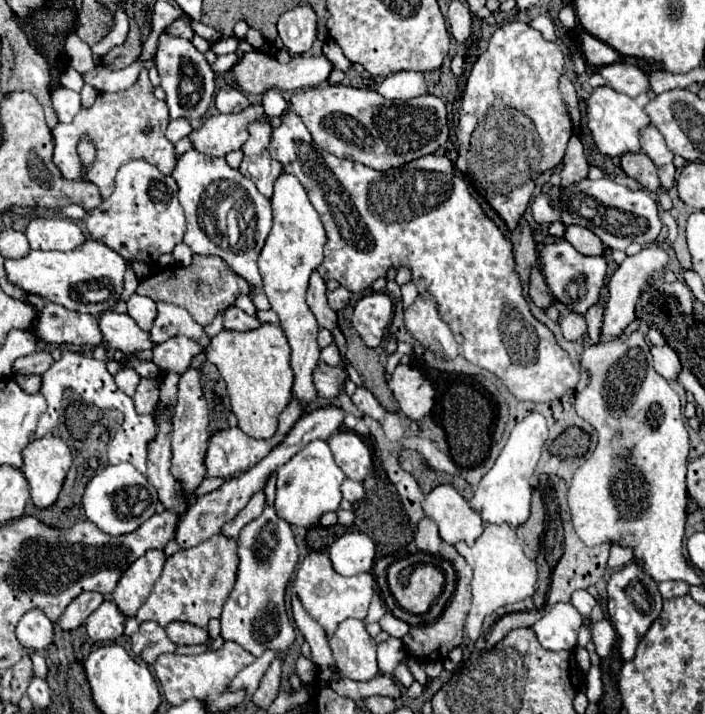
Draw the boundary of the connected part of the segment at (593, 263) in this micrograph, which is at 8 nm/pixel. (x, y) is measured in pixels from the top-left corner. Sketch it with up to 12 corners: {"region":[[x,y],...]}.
{"region":[[568,241],[538,245],[554,299],[584,315],[606,279],[604,257]]}

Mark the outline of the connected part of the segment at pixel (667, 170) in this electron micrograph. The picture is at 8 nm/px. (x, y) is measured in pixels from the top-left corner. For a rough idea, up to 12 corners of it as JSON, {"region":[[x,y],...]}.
{"region":[[664,165],[658,169],[662,189],[674,187],[676,167]]}

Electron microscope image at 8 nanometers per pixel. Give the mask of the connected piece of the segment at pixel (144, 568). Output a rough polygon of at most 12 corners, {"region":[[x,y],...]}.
{"region":[[150,549],[126,569],[112,593],[134,617],[162,573],[166,555]]}

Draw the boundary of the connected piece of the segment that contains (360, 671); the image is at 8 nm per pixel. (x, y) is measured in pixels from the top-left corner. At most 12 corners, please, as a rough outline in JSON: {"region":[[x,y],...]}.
{"region":[[358,619],[328,639],[340,673],[376,677],[376,641]]}

